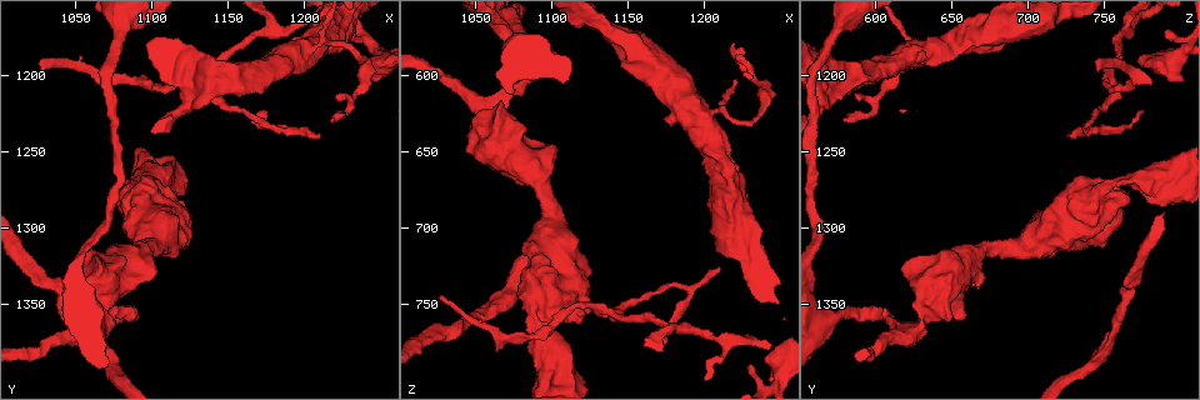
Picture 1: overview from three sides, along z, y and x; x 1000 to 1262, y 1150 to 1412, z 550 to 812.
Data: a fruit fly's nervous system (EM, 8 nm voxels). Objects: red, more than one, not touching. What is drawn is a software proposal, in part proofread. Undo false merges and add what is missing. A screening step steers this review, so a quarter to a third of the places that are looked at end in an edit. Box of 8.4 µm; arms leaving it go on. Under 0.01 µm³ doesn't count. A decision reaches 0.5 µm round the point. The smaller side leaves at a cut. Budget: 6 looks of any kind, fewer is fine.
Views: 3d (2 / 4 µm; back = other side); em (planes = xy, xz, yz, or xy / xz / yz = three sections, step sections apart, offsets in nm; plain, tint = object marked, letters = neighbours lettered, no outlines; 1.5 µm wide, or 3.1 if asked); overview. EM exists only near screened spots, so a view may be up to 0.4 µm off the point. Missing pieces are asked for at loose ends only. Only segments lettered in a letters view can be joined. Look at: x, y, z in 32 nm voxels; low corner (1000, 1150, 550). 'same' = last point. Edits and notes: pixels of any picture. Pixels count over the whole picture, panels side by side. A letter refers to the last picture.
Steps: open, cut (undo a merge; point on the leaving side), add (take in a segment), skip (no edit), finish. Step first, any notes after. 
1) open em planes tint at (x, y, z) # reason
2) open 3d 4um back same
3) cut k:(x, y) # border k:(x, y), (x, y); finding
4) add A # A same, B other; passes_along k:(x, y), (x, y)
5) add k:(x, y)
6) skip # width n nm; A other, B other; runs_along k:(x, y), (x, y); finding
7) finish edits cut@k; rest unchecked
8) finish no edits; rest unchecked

open 3d 4um at (1090, 1270, 762) # calibre changes

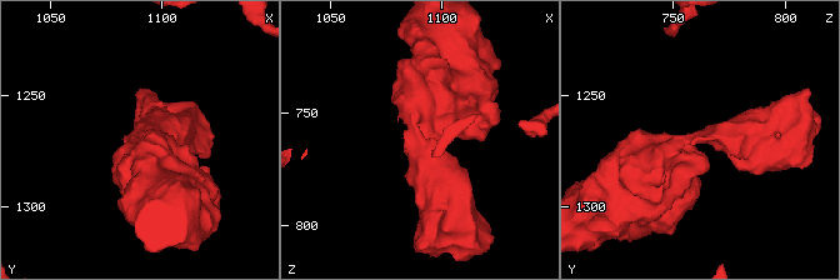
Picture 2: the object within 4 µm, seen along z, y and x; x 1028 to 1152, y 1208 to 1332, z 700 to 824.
open em planes letters at (1089, 1270, 763) # arms 3; arm_widths 220, 550, 650 nm

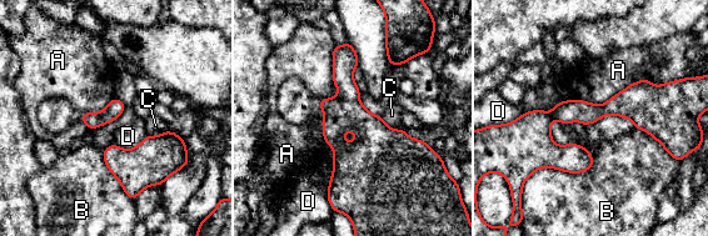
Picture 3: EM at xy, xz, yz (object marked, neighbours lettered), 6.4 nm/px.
skip # A other, B other, C other, D other; continuous, no second cell

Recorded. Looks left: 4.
open 3d 2um at (1228, 1174, 790) # free end

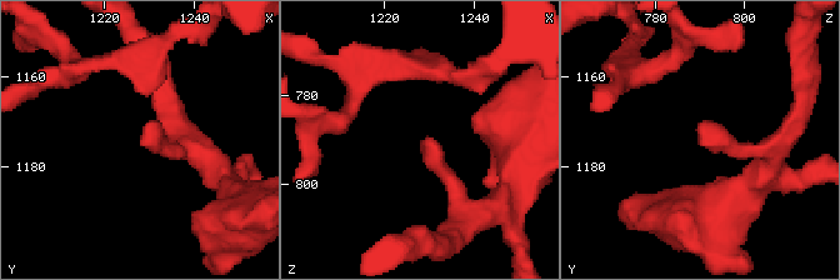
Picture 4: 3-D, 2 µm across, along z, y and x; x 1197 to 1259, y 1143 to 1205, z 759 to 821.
open em planes letters at (1229, 1175, 791)

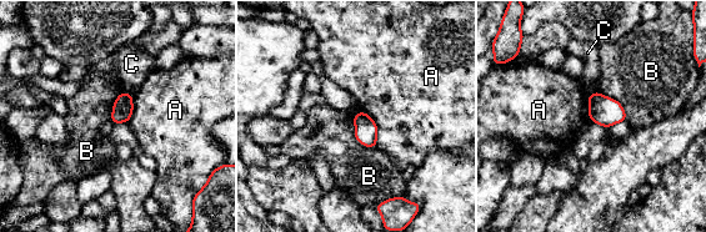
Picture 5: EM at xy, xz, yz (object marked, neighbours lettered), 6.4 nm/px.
skip # A other, B other, C other; border 5:(352, 115), (355, 139), (376, 147); none of them fits

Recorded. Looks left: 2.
finish no edits; rest unchecked

